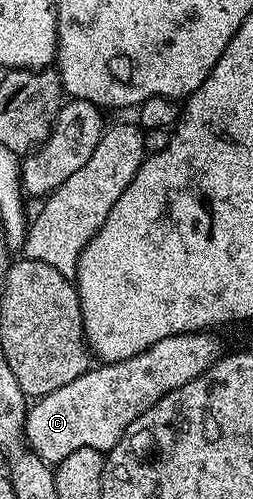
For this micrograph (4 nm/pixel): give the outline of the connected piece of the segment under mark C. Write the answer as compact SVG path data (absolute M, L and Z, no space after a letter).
M208 331L170 335L154 343L137 357L100 363L97 364L97 369L96 366L89 367L85 373L78 375L78 379L74 379L74 383L66 383L66 387L58 387L58 391L50 391L50 395L33 400L28 418L24 421L24 440L28 442L28 448L49 463L58 463L66 459L66 455L82 447L101 451L113 449L118 439L122 439L126 427L130 427L130 423L134 423L138 415L150 411L150 407L154 407L158 399L170 395L170 391L178 391L178 387L190 383L190 379L202 375L220 360L220 341L212 335Z

